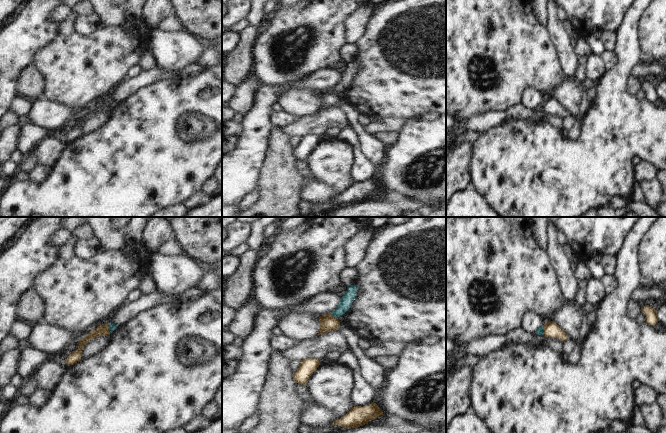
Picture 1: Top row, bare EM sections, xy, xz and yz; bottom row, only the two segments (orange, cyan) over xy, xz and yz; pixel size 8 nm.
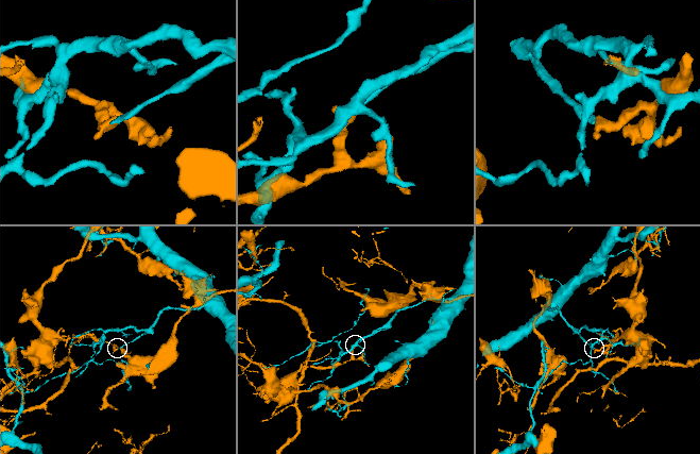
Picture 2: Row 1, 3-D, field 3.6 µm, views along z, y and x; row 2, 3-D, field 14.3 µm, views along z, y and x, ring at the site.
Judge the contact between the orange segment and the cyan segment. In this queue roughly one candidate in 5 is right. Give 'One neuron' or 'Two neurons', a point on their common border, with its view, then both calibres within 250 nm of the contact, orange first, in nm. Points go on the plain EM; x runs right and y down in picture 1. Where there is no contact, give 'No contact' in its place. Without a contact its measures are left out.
Two neurons. Touches orange at xy (108, 105). Thickness 100 nm (orange) against 60 nm.

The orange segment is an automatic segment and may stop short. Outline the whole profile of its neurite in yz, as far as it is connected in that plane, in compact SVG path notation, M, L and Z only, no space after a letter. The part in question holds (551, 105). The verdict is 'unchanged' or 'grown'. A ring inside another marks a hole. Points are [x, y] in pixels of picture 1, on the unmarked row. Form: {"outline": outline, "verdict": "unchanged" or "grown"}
{"outline": "M547 97L543 103L544 110L546 113L557 114L564 118L568 112L563 105L554 97Z", "verdict": "unchanged"}

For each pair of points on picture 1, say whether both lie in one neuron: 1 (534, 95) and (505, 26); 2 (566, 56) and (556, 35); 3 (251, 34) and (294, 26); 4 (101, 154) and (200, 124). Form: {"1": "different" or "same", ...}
{"1": "different", "2": "same", "3": "different", "4": "same"}

